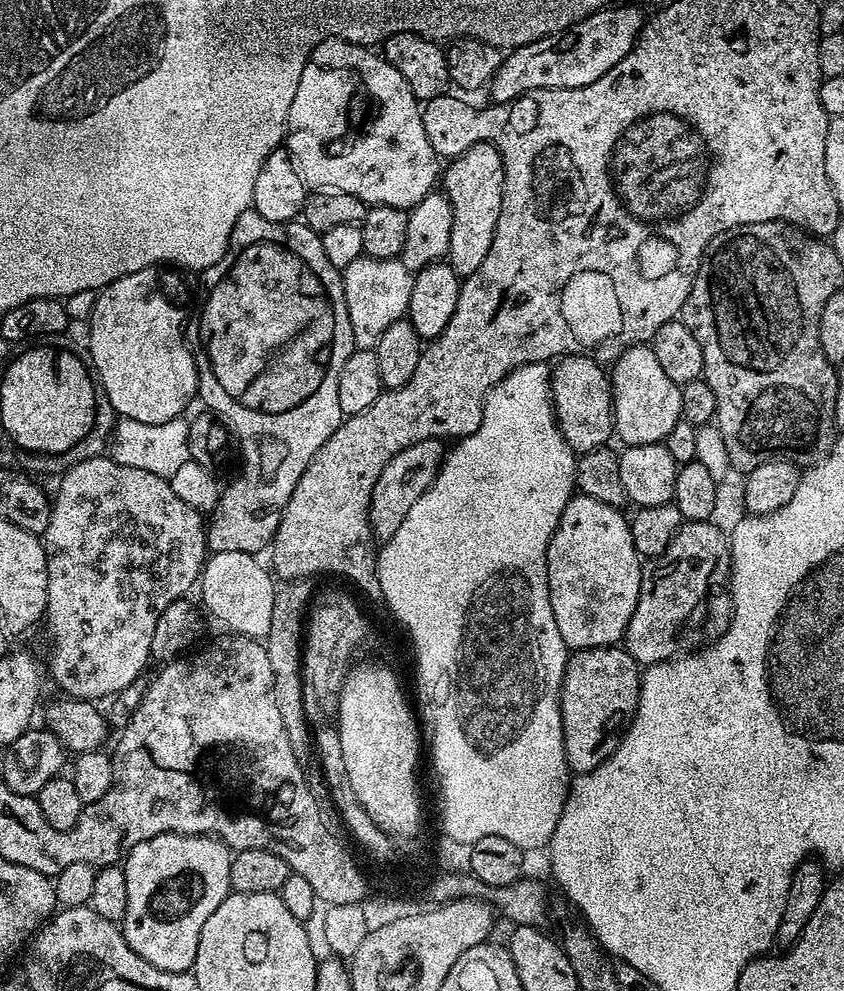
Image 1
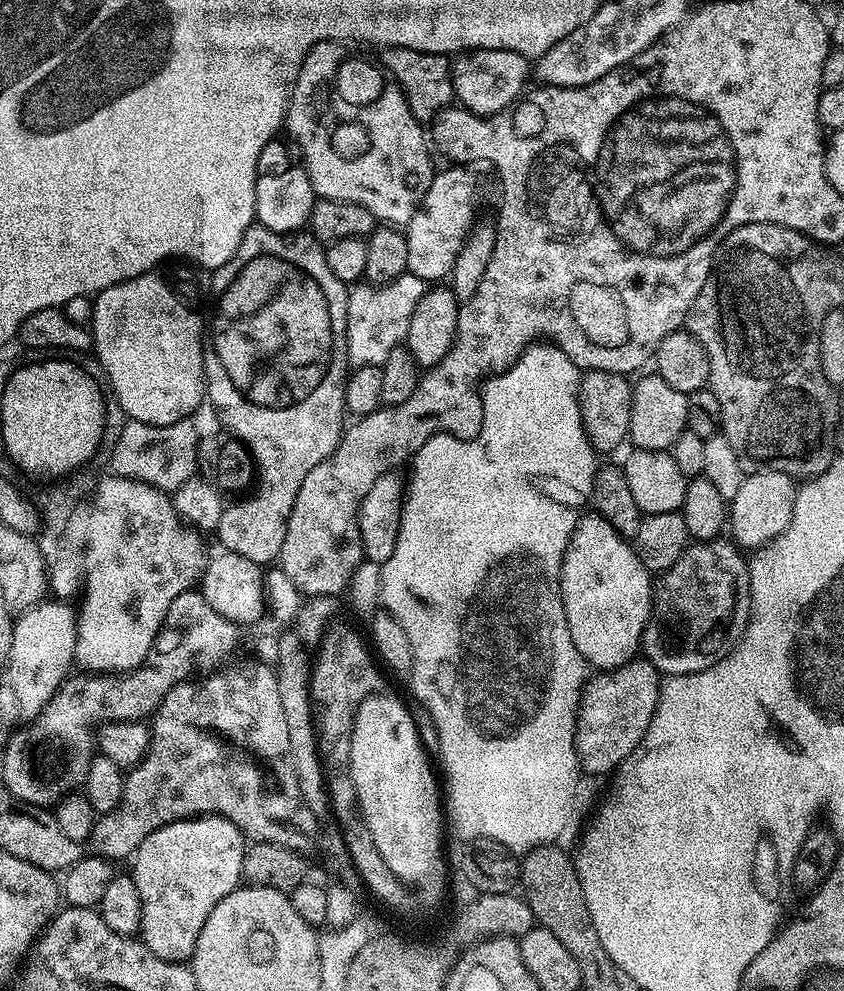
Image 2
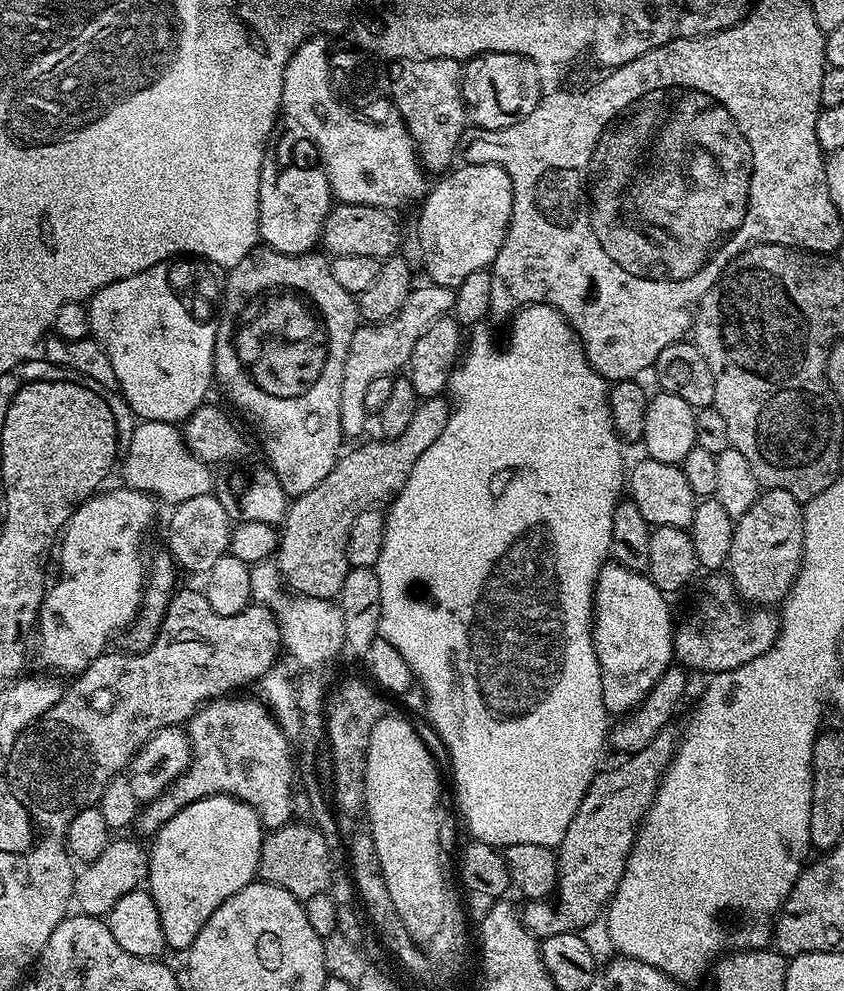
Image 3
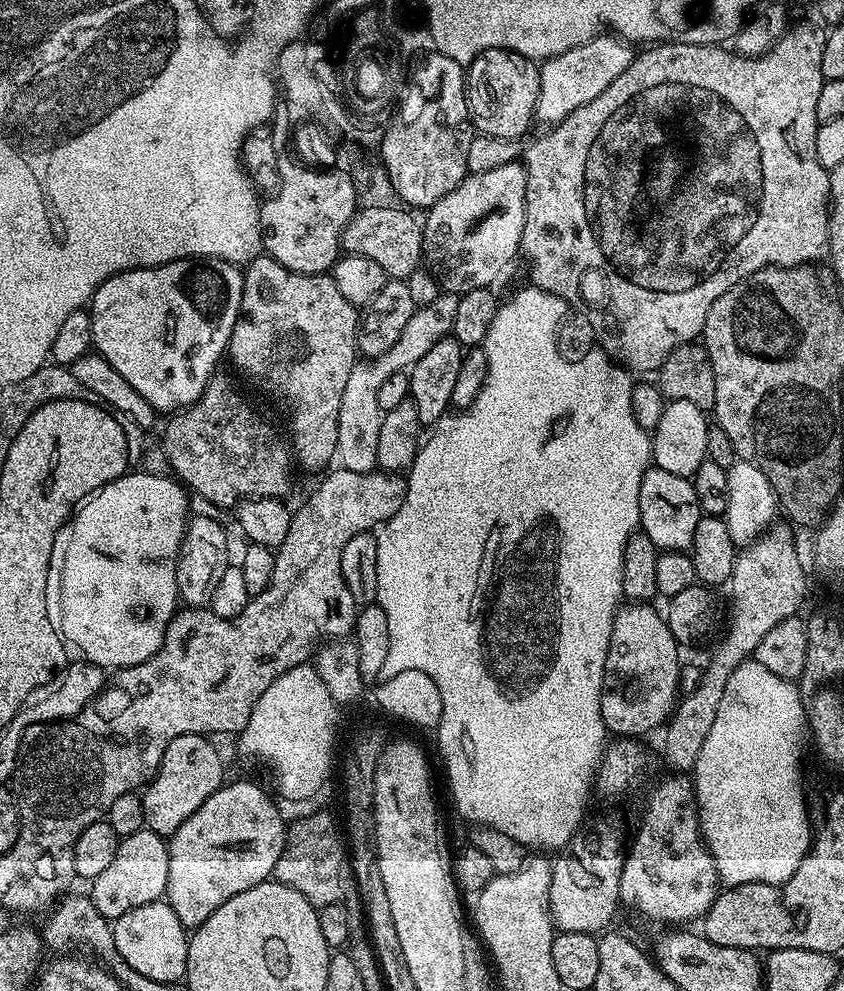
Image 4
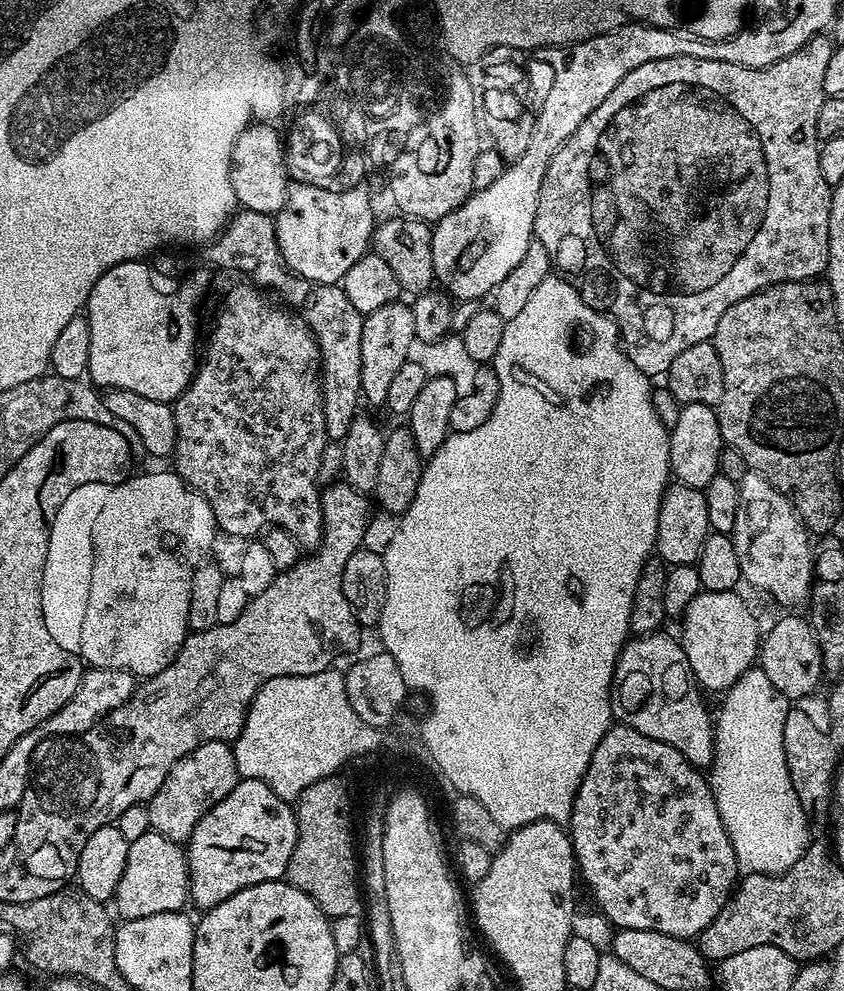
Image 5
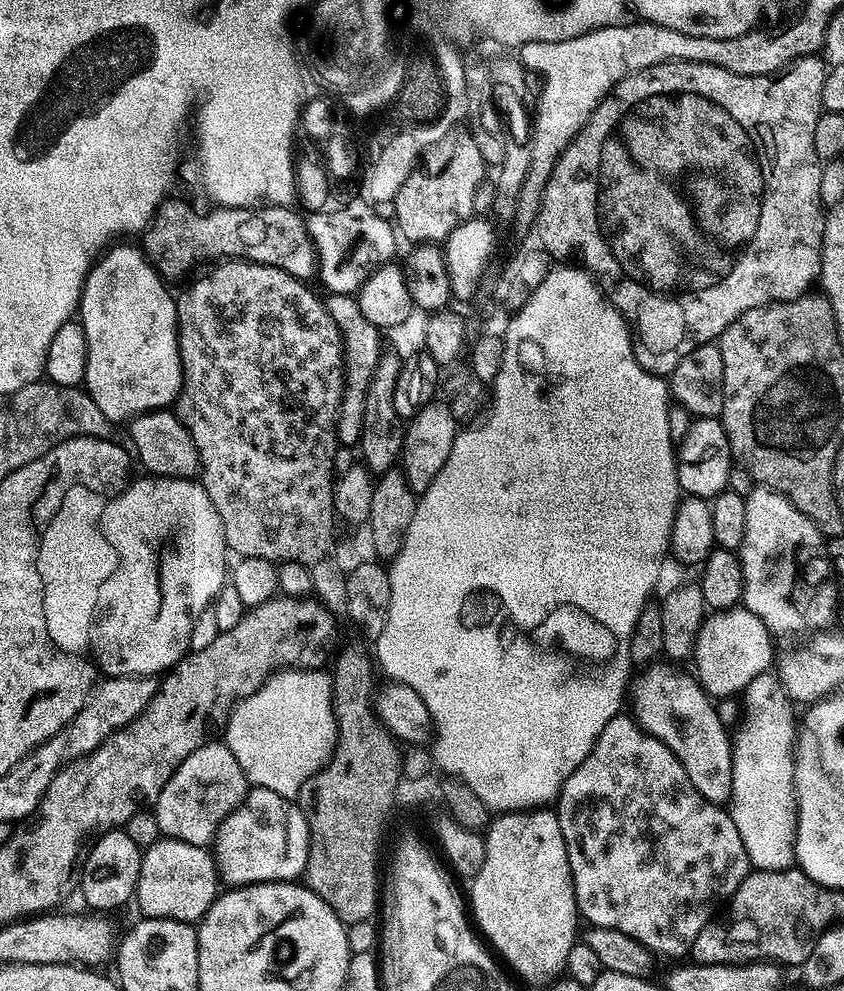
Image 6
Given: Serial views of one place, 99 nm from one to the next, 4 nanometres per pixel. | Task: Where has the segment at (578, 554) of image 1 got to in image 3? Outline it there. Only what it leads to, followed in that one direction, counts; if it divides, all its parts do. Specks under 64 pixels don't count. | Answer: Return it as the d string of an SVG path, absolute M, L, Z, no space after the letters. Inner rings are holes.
M605 563L596 575L596 588L592 592L592 641L600 663L604 706L609 713L631 713L673 663L674 623L672 612L668 609L668 600L666 593L647 574L630 570L622 564Z

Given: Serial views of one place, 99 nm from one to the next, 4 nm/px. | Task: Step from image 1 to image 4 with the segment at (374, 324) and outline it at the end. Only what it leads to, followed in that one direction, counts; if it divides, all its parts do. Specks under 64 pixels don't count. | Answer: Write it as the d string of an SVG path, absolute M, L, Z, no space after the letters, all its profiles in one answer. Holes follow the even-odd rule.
M439 294L429 305L417 307L416 313L406 322L398 342L386 350L386 354L361 359L350 370L346 390L342 390L342 402L338 406L338 446L335 459L339 467L355 472L371 472L377 467L378 430L382 430L382 418L385 412L378 406L378 386L390 378L390 374L411 369L413 364L446 335L454 326L454 317L458 315L460 296L456 294Z

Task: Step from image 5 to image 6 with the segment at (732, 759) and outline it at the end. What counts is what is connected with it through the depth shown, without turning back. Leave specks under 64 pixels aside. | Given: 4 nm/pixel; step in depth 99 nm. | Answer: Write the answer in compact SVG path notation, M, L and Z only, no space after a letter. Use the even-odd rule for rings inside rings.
M765 674L754 678L742 693L742 715L738 720L738 727L732 740L732 799L730 811L734 826L738 826L738 834L742 834L742 846L746 846L748 863L756 870L787 870L793 867L796 858L796 818L798 809L796 806L796 783L794 782L794 745L798 740L798 716L792 713L793 701L789 700L780 685L780 677L775 674Z

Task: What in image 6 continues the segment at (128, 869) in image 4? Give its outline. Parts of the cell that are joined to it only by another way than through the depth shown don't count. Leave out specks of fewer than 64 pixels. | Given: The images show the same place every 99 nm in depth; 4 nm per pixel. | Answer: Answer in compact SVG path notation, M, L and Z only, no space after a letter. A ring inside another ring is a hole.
M161 838L143 849L134 904L140 907L139 915L144 918L196 922L216 901L216 884L216 862L207 847L199 848L190 842Z

